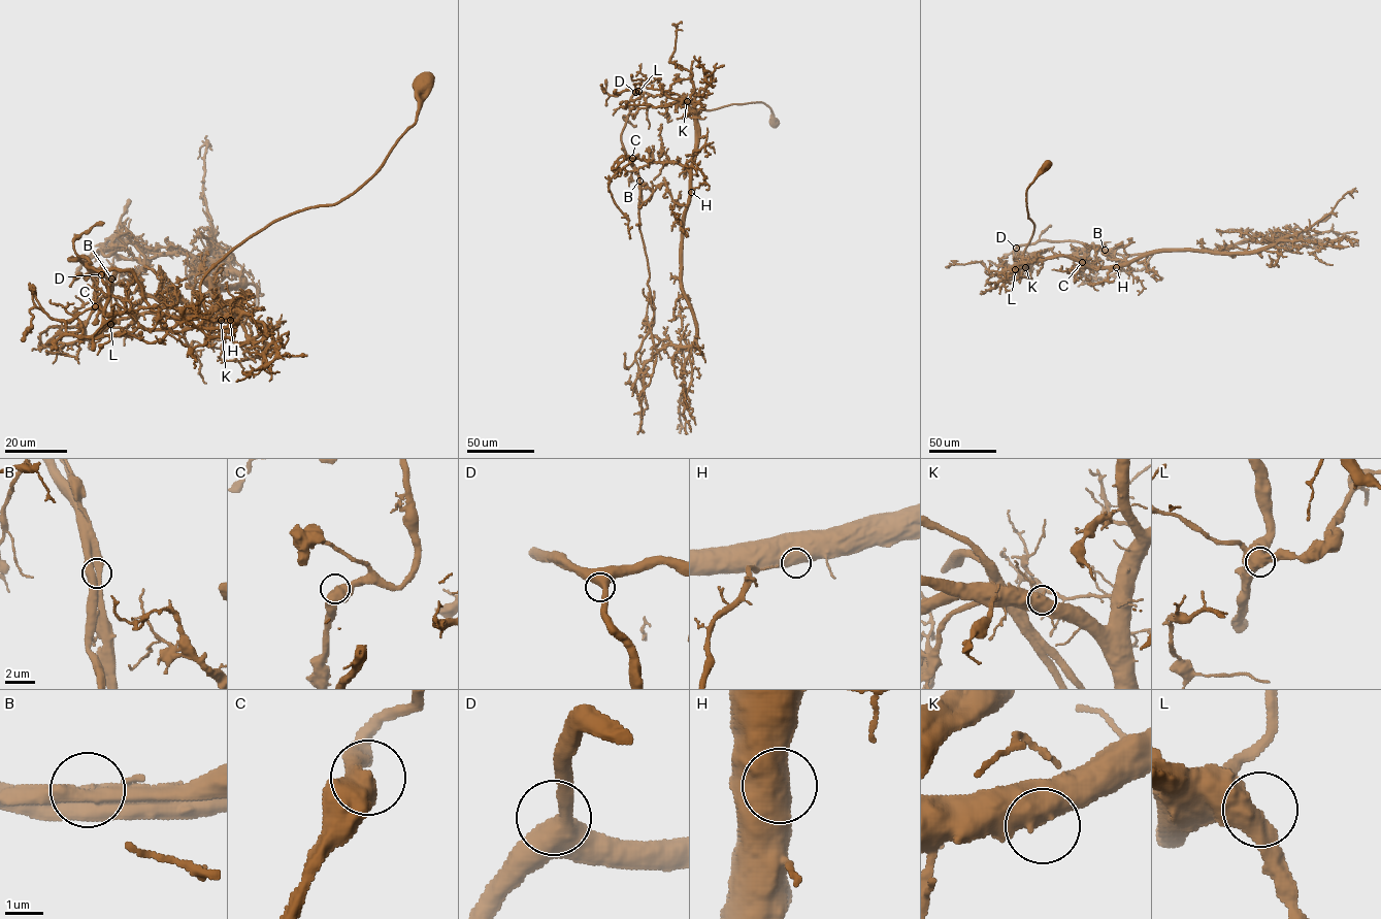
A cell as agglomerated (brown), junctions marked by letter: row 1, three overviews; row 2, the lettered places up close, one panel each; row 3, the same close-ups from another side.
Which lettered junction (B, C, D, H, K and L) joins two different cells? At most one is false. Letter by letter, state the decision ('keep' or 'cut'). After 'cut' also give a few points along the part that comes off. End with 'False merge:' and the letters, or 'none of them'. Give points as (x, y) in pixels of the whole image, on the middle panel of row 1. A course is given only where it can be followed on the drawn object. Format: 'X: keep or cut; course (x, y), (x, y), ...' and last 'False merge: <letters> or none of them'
B: cut; course (639, 179), (638, 172), (622, 148)
C: keep
D: keep
H: keep
K: keep
L: keep
False merge: B

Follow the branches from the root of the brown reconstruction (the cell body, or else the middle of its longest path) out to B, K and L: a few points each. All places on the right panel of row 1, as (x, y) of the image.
B: (1045, 164), (1026, 192), (1028, 218), (1034, 228), (1018, 267), (1017, 245), (1039, 240), (1076, 240), (1104, 250)
K: (1045, 164), (1026, 192), (1028, 218), (1034, 228), (1021, 261), (1021, 264), (1028, 262), (1024, 261), (1025, 267)
L: (1045, 164), (1026, 192), (1028, 218), (1033, 230), (1018, 267), (1017, 245), (1013, 252), (1015, 269)

